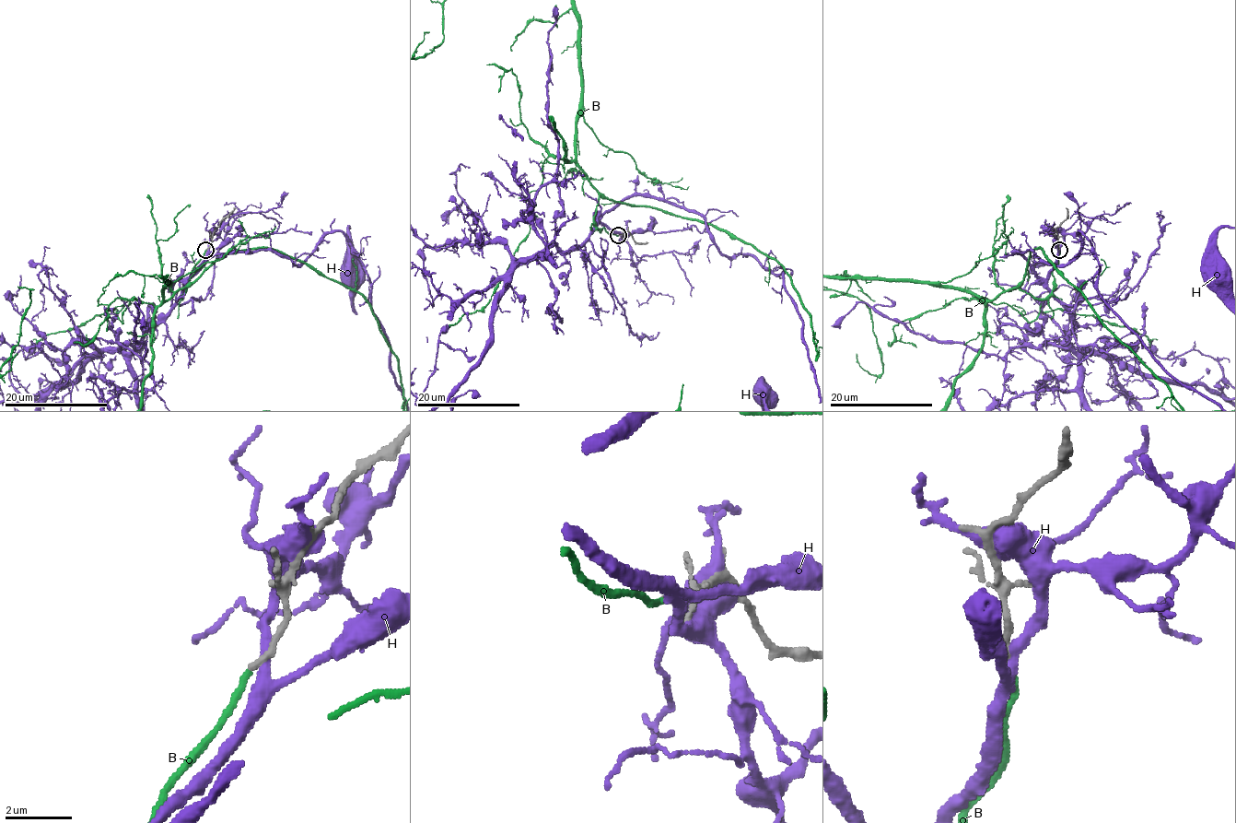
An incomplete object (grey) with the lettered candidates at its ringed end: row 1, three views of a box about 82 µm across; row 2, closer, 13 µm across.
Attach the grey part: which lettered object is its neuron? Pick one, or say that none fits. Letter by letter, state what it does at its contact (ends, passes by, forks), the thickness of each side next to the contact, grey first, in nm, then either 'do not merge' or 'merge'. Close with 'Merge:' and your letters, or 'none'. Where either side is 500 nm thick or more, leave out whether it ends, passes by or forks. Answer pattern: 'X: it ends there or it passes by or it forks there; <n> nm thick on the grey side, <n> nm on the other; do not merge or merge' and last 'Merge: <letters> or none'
B: it ends there; 200 nm thick on the grey side, 190 nm on the other; merge
H: it forks there; 240 nm thick on the grey side, 280 nm on the other; do not merge
Merge: B

